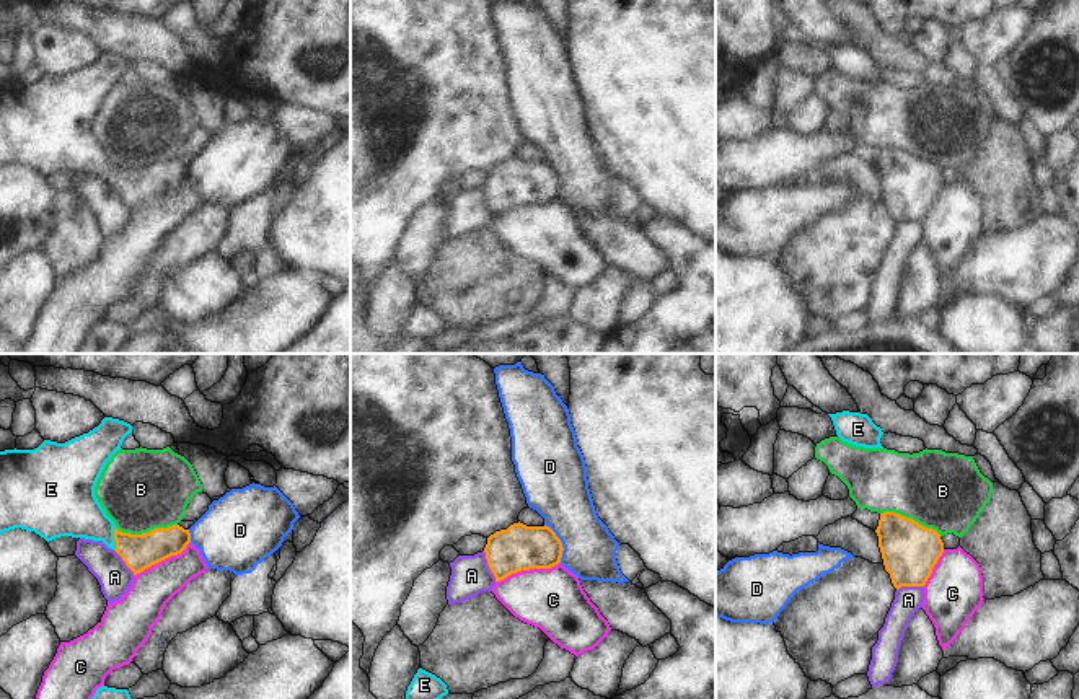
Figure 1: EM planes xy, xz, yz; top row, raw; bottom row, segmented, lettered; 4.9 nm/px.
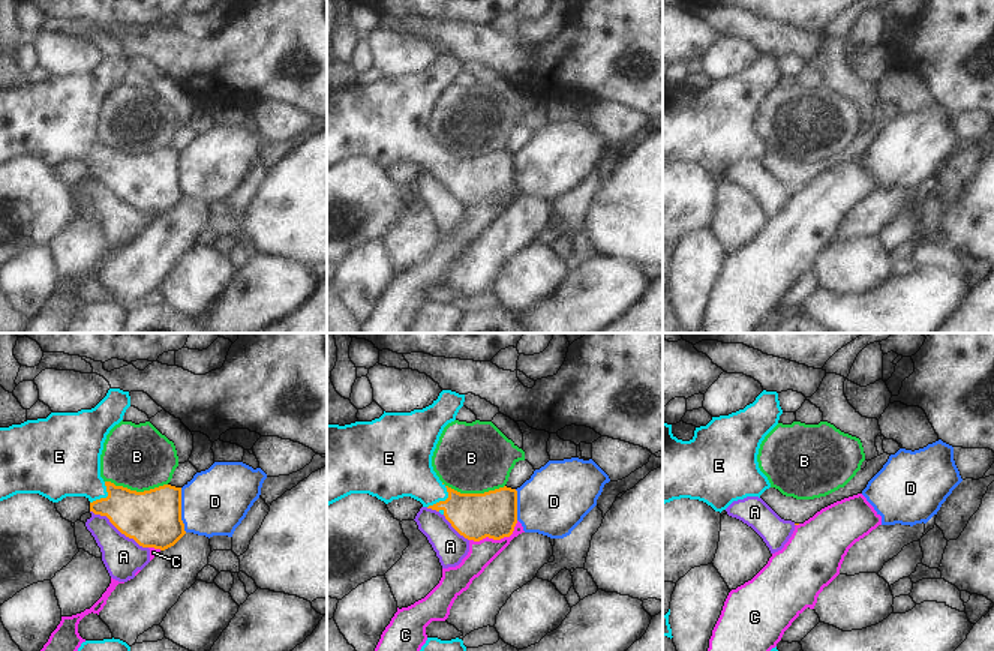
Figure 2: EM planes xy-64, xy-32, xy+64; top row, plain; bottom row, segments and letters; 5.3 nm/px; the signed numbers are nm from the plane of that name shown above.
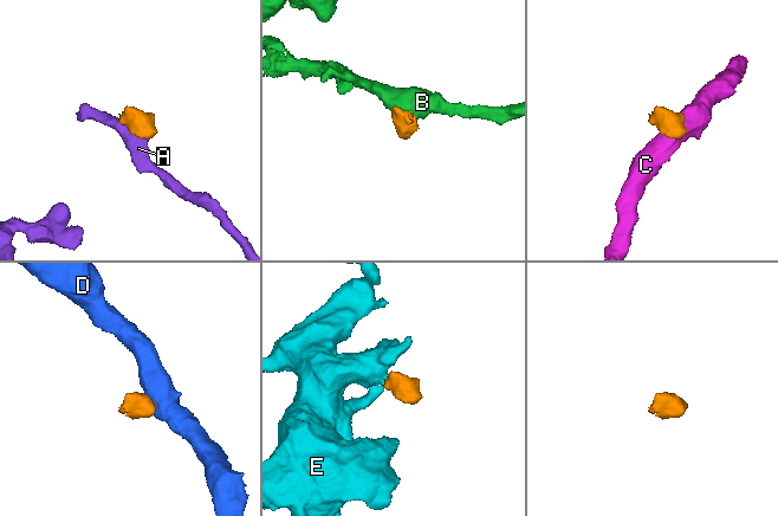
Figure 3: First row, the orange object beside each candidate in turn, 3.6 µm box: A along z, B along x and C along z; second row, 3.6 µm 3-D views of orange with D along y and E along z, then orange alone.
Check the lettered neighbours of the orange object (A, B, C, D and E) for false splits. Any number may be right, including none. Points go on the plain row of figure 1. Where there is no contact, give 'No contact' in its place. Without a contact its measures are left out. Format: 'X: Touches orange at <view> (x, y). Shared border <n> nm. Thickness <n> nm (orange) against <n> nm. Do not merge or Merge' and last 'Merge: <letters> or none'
A: Touches orange at xz (488, 199). Shared border 170 nm. Thickness 220 nm (orange) against 190 nm. Do not merge
B: Touches orange at xy (145, 168). Shared border 300 nm. Thickness 180 nm (orange) against 400 nm. Do not merge
C: Touches orange at xz (527, 204). Shared border 340 nm. Thickness 220 nm (orange) against 300 nm. Do not merge
D: Touches orange at xz (561, 178). Shared border 200 nm. Thickness 220 nm (orange) against 300 nm. Do not merge
E: Touches orange at xy (114, 173). Shared border 120 nm. Thickness 180 nm (orange) against 260 nm. Merge
Merge: E

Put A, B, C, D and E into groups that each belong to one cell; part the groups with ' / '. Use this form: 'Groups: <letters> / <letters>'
Groups: A / B / C / D / E

